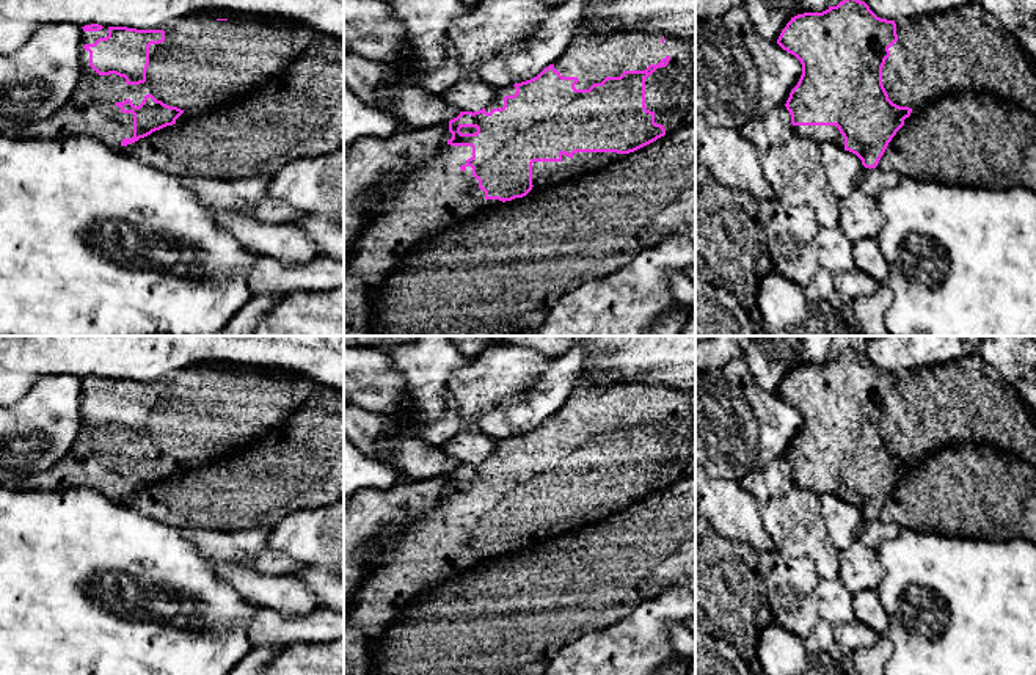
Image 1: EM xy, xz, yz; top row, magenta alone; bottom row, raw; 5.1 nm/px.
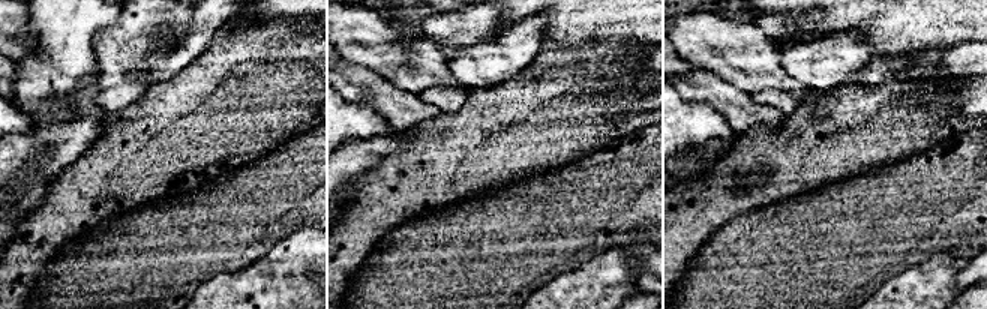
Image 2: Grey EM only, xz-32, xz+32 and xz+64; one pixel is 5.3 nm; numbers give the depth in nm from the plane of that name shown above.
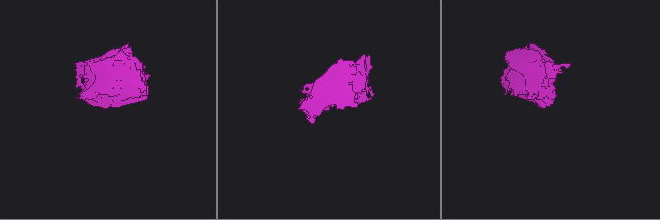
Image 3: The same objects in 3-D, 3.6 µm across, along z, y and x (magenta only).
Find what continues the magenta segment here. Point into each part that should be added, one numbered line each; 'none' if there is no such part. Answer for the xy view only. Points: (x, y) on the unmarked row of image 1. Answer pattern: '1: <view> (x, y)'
1: xy (203, 413)

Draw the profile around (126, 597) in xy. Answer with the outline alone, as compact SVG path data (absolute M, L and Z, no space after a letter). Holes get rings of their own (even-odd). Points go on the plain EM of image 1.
M0 485L0 675L229 675L253 648L250 620L257 608L254 601L243 598L228 581L217 575L215 564L202 557L182 535L181 529L146 518L135 509L86 487L39 491Z

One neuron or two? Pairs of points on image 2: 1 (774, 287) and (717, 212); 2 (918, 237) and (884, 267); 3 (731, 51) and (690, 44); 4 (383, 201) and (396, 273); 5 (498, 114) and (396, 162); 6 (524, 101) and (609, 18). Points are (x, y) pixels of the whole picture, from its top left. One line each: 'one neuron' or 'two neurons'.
1: two neurons
2: one neuron
3: one neuron
4: two neurons
5: one neuron
6: two neurons

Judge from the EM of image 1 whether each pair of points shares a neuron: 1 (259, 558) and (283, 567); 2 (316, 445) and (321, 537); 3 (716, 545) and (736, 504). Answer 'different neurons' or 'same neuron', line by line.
1: same neuron
2: different neurons
3: different neurons

